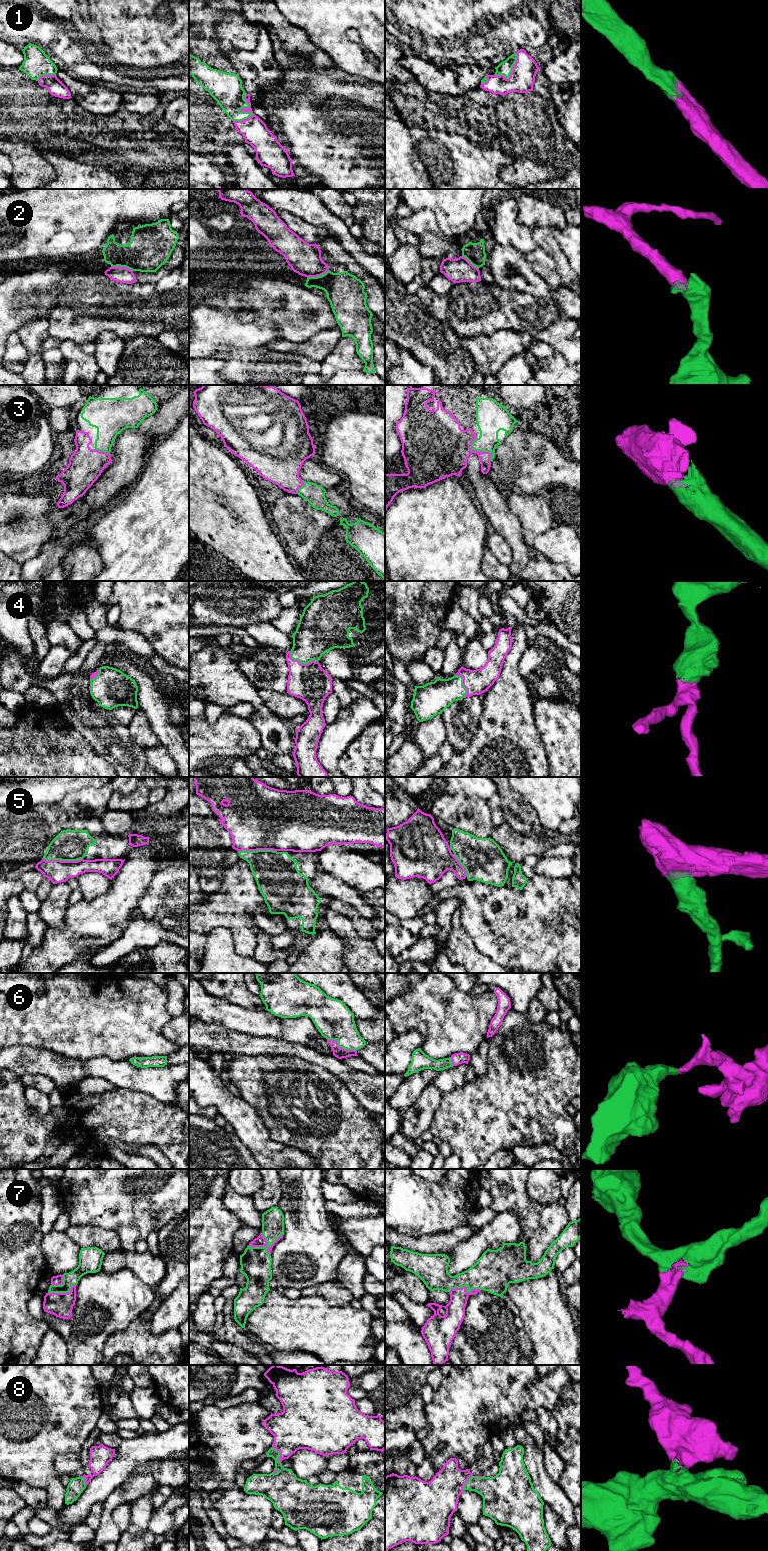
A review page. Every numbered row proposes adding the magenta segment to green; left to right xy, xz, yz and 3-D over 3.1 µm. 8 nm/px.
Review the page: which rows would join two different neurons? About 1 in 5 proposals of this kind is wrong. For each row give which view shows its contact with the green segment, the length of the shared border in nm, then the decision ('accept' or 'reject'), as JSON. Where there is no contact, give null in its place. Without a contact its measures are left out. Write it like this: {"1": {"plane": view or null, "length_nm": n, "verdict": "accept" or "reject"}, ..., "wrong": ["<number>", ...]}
{"1": {"plane": "yz", "length_nm": 260, "verdict": "accept"}, "2": {"plane": "xy", "length_nm": 180, "verdict": "reject"}, "3": {"plane": "yz", "length_nm": 200, "verdict": "accept"}, "4": {"plane": "xz", "length_nm": 240, "verdict": "accept"}, "5": {"plane": "xy", "length_nm": 320, "verdict": "accept"}, "6": {"plane": "xz", "length_nm": 260, "verdict": "accept"}, "7": {"plane": "xz", "length_nm": 300, "verdict": "accept"}, "8": {"plane": "xz", "length_nm": 150, "verdict": "accept"}, "wrong": ["2"]}

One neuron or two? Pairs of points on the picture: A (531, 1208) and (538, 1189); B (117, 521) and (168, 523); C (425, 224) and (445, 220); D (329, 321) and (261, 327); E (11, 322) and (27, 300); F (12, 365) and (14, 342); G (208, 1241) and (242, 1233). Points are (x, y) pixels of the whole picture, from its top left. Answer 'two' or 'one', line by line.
A: two
B: one
C: two
D: two
E: one
F: one
G: two

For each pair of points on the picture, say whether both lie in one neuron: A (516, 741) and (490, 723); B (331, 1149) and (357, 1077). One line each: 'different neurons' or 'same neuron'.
A: same neuron
B: different neurons

